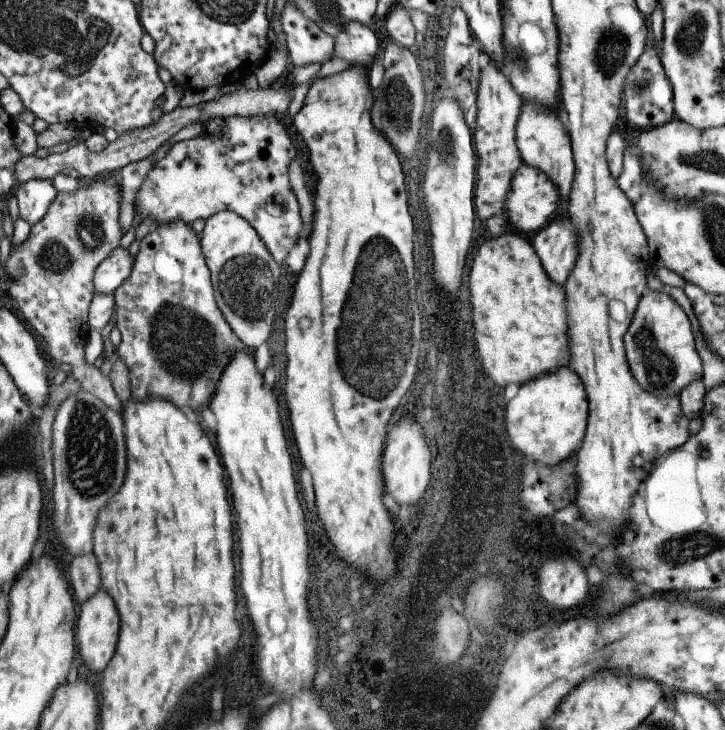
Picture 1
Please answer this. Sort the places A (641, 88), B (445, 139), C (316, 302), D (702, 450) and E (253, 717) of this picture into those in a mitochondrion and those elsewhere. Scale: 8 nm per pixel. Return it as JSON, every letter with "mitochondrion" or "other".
{"A":"mitochondrion","B":"mitochondrion","C":"other","D":"other","E":"other"}

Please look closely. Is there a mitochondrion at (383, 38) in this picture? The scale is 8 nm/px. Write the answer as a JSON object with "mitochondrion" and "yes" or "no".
{"mitochondrion":"no"}

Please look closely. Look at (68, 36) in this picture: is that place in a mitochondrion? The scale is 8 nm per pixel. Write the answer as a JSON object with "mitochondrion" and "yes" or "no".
{"mitochondrion":"yes"}

